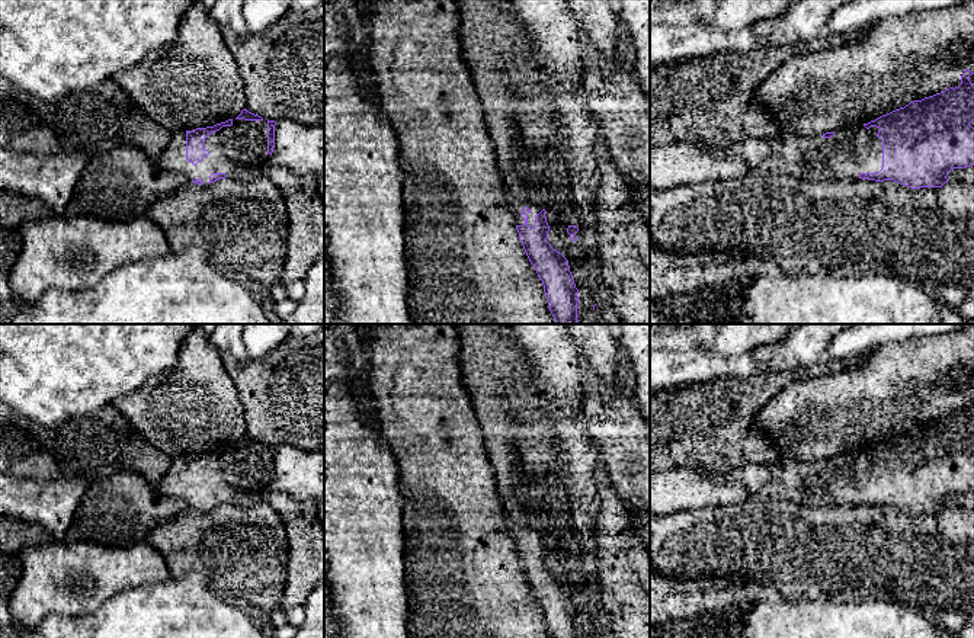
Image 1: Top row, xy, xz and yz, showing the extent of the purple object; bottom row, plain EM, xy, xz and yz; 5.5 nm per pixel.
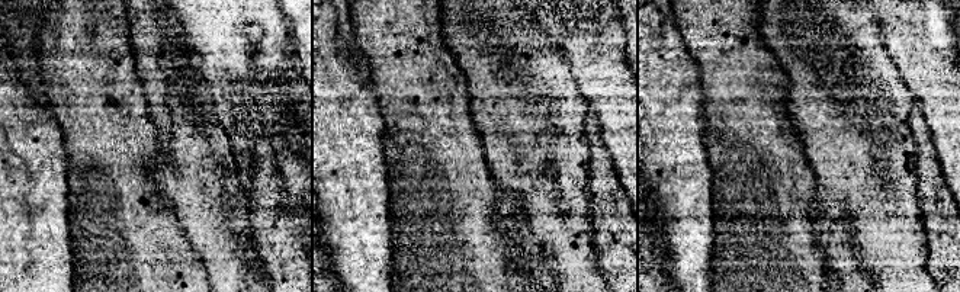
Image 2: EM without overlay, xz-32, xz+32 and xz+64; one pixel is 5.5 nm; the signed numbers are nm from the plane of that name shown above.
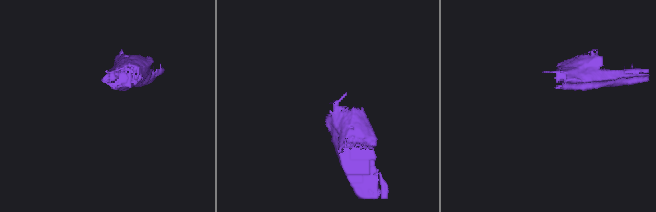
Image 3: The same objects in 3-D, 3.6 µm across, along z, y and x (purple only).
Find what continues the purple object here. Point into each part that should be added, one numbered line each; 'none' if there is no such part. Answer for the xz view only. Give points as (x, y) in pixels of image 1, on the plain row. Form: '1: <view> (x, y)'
1: xz (547, 497)

